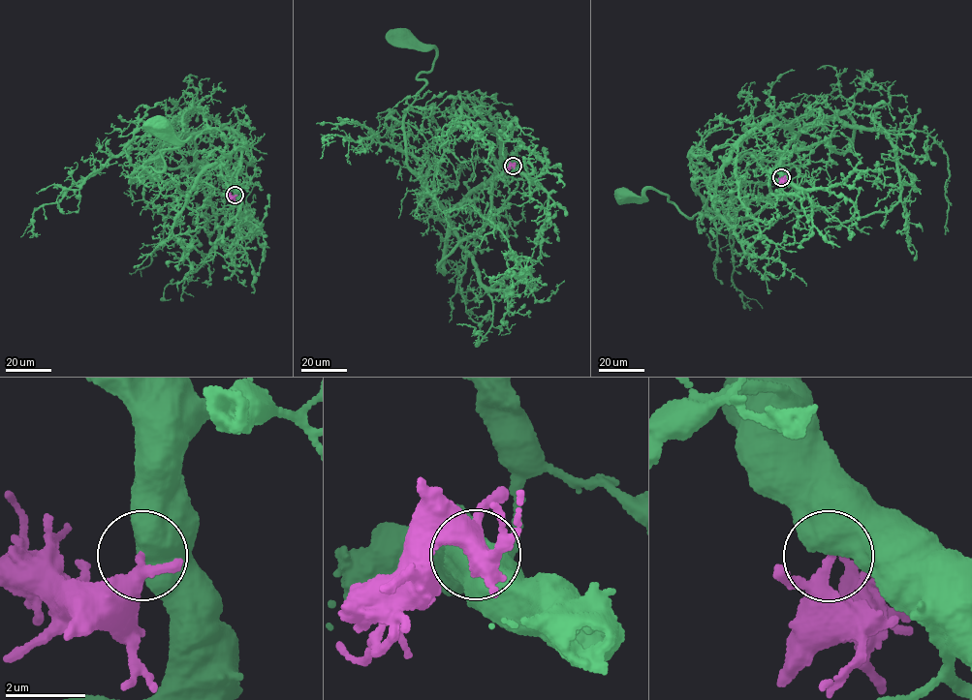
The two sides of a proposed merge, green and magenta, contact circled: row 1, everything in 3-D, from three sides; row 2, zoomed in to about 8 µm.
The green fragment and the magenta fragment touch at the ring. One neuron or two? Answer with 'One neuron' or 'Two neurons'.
Two neurons

